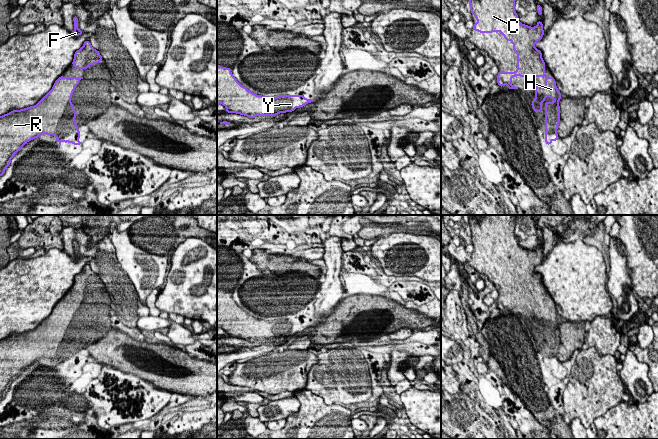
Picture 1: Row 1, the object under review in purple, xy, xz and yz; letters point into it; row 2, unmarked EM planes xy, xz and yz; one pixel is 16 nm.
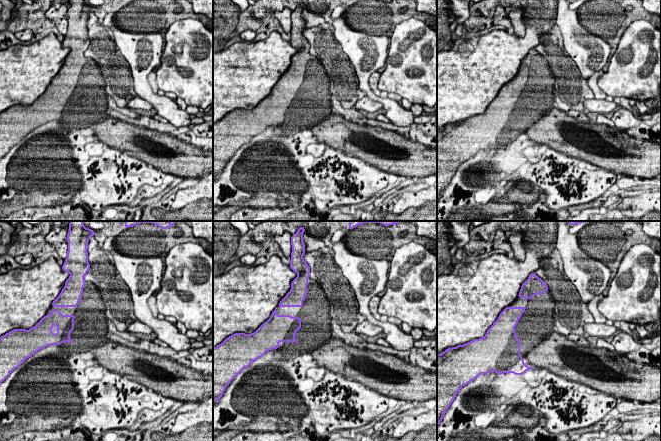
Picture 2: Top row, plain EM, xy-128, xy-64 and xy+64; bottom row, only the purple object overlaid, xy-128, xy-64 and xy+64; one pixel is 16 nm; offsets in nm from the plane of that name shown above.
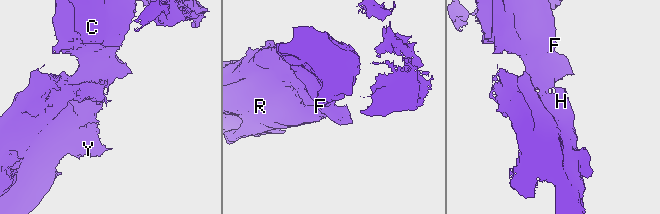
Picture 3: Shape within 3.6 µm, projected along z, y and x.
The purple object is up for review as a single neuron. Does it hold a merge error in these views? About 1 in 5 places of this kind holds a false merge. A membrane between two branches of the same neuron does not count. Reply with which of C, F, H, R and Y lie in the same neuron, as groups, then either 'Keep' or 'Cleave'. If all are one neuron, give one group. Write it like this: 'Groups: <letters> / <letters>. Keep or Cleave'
Groups: C F H R Y. Keep

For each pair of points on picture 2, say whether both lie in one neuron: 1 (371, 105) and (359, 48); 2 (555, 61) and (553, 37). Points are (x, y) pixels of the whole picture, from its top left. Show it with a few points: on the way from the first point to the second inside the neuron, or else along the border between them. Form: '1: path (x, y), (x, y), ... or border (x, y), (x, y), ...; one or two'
1: border (366, 96), (379, 101), (383, 108); two
2: path (555, 55), (553, 43); one

